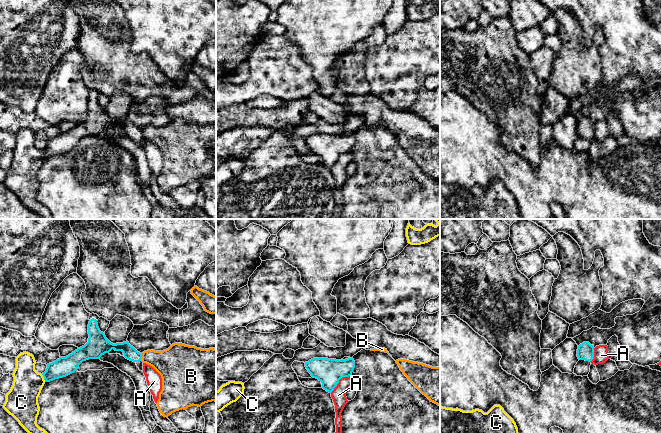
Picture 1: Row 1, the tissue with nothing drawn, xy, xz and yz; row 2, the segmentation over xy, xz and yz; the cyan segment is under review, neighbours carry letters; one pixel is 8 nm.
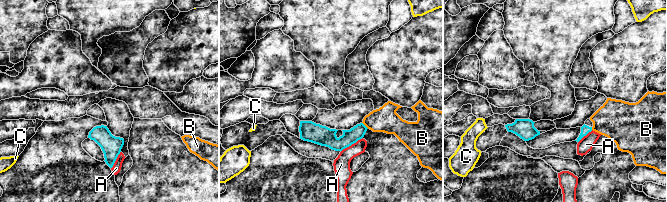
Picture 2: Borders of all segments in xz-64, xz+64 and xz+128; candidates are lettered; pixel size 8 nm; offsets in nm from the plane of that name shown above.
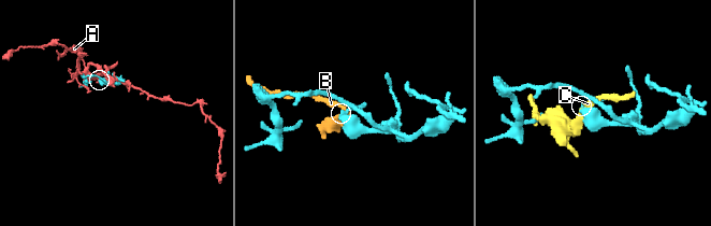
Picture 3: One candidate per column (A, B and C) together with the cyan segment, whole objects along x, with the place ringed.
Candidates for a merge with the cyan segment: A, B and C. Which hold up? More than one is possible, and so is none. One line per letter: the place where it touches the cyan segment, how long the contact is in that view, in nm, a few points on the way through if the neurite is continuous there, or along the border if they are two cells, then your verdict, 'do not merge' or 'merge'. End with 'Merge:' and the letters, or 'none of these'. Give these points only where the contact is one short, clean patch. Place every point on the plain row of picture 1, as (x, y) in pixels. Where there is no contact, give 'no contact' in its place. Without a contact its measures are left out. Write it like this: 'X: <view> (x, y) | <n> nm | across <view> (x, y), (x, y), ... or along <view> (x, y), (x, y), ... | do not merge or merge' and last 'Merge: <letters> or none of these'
A: xz (338, 157) | 220 nm | along xz (350, 151), (343, 152), (330, 168) | do not merge
B: xy (141, 133) | 70 nm | along xy (142, 129), (140, 136) | do not merge
C: xy (44, 154) | 70 nm | do not merge
Merge: none of these

